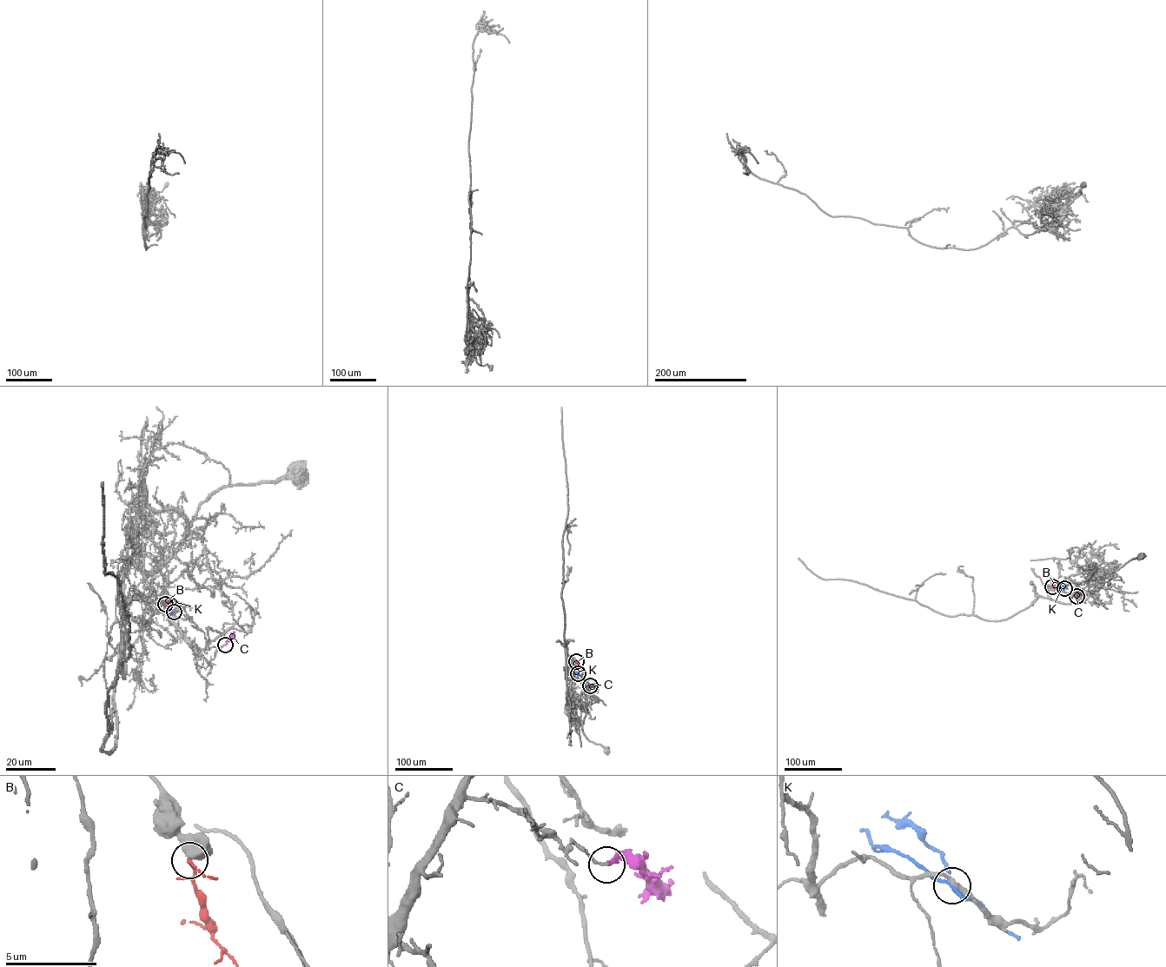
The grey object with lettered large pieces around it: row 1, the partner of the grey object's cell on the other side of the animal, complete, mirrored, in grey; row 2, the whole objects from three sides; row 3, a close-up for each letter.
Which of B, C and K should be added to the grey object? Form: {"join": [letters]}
{"join": []}

